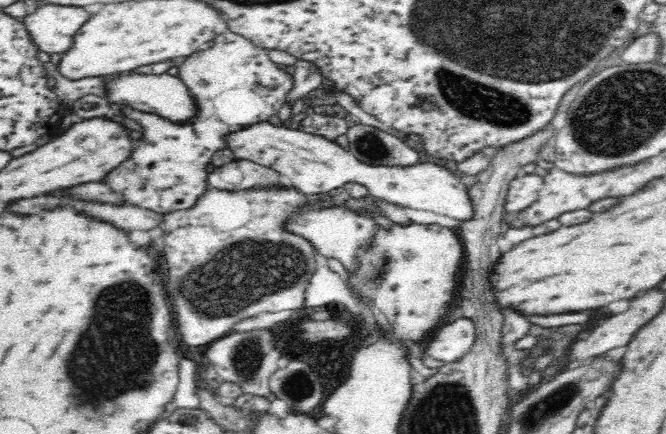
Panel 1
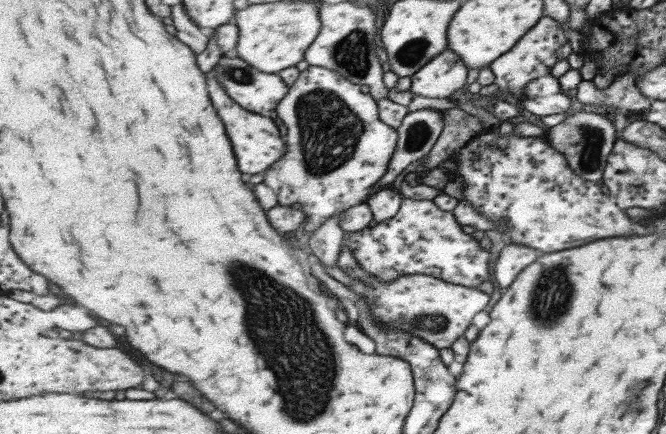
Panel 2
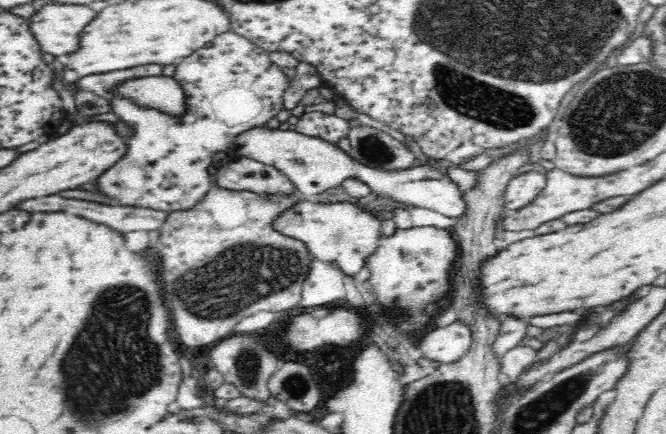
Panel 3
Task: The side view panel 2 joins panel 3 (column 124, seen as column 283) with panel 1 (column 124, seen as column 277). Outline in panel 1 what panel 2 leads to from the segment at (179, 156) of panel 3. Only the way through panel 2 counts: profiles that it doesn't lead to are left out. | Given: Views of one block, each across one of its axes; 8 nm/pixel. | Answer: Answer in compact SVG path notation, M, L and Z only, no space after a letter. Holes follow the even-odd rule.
M228 30L216 36L212 47L196 51L180 65L178 76L195 96L199 104L199 113L191 123L174 124L156 114L140 111L132 112L128 107L121 107L126 118L141 124L141 137L137 140L134 152L127 161L108 173L105 178L114 192L125 196L130 205L136 205L165 215L174 211L192 208L196 201L207 191L206 176L211 168L211 157L225 148L224 134L248 128L251 124L266 121L278 113L287 102L287 96L293 87L293 76L282 71L266 55L266 49L256 46L251 40Z

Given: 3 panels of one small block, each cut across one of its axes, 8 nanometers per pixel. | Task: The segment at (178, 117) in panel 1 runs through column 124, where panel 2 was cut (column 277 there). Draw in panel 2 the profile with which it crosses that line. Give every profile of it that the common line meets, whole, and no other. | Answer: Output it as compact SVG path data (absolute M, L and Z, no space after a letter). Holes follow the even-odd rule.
M235 54L225 55L216 66L215 72L218 74L221 84L224 84L228 90L229 96L233 97L237 104L260 115L271 116L271 112L280 106L280 102L290 89L279 73L263 72Z

